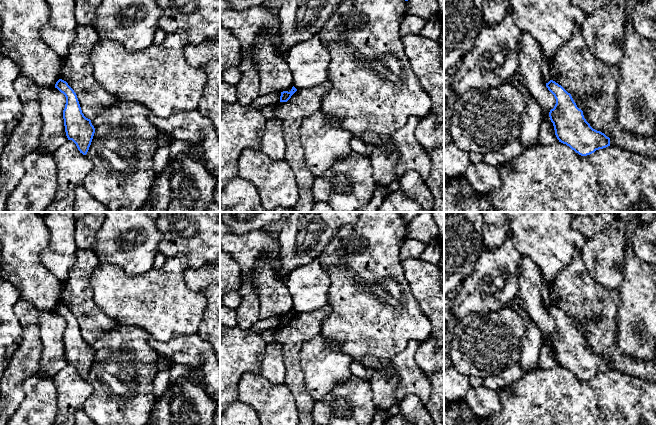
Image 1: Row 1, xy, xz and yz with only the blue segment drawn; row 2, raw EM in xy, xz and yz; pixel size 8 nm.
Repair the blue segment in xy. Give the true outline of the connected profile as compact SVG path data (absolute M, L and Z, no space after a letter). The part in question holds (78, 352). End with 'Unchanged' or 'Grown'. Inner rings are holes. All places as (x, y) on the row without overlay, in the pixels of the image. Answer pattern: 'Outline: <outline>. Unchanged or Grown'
Outline: M59 303L55 308L55 312L66 321L63 334L66 360L68 364L72 364L76 368L80 377L86 379L91 369L95 352L91 344L82 337L77 319L68 307Z. Unchanged

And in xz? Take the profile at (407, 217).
Outline: M399 212L401 219L408 225L420 212Z. Unchanged

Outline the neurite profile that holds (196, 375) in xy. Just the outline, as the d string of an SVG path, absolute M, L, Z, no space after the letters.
M191 367L190 371L191 379L201 385L205 389L205 384L202 379L202 372L200 369Z

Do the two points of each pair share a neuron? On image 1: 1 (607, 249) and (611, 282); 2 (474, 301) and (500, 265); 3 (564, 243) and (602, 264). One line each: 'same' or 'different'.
1: same
2: same
3: different

